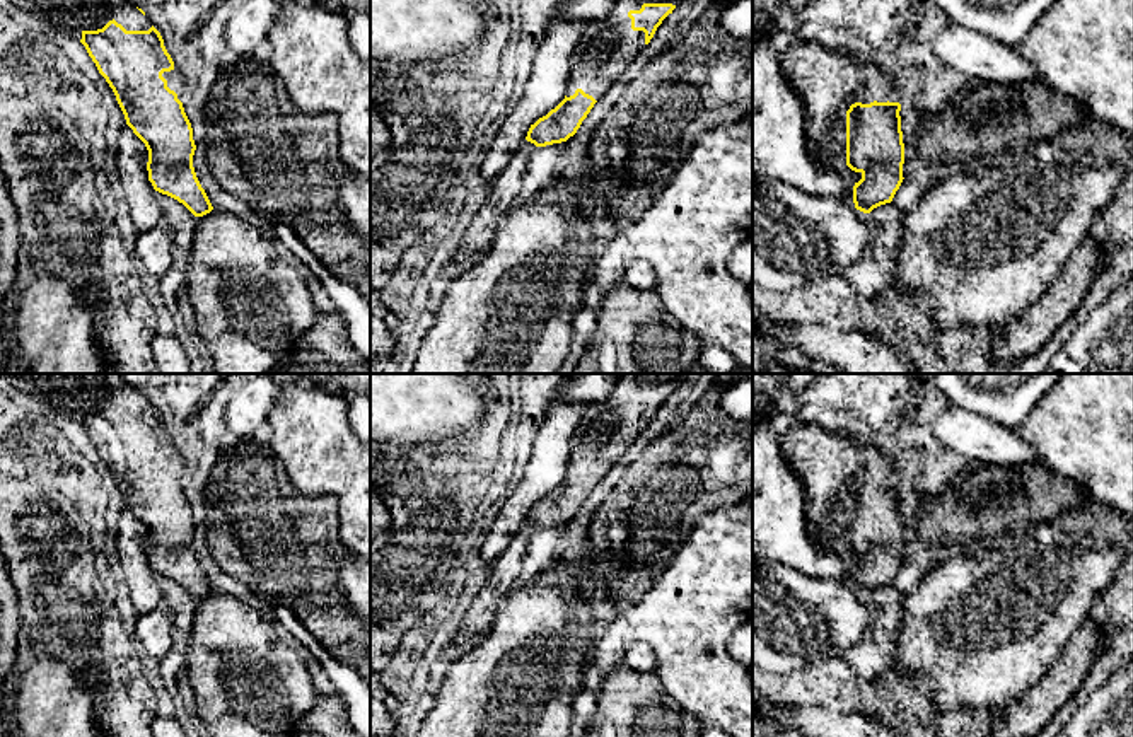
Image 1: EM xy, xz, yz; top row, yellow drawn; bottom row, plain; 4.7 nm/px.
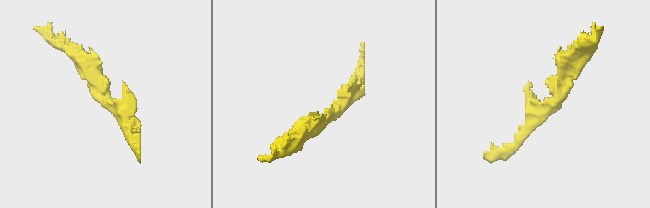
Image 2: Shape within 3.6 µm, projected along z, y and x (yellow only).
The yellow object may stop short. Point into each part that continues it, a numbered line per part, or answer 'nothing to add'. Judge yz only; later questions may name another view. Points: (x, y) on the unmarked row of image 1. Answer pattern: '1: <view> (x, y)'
1: yz (828, 466)

